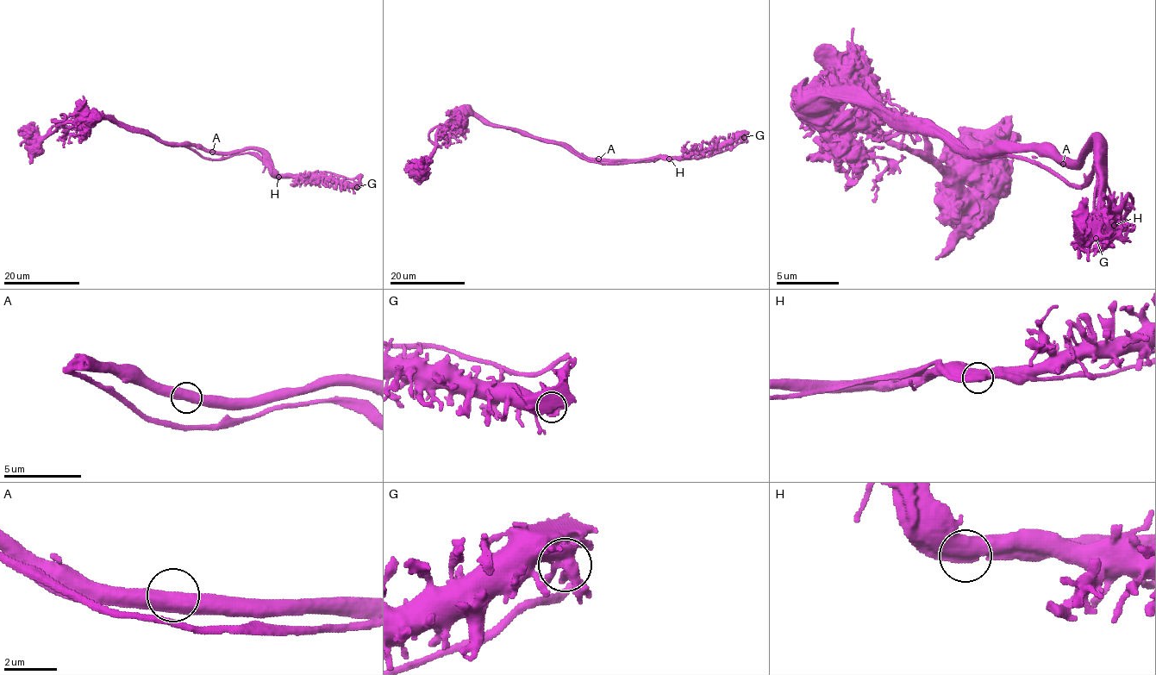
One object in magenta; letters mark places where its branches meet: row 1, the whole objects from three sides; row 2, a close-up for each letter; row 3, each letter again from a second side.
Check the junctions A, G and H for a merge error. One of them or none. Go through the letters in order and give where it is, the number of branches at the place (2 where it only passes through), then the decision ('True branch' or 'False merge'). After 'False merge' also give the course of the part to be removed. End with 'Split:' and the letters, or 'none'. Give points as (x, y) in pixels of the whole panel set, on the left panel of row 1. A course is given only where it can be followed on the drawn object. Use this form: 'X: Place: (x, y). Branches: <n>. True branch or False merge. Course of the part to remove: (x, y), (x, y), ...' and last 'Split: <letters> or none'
A: Place: (212, 152). Branches: 2. True branch
G: Place: (357, 187). Branches: 4. True branch
H: Place: (278, 177). Branches: 2. False merge. Course of the part to remove: (278, 177), (247, 153), (203, 158), (93, 111), (53, 120), (29, 163)
Split: H

